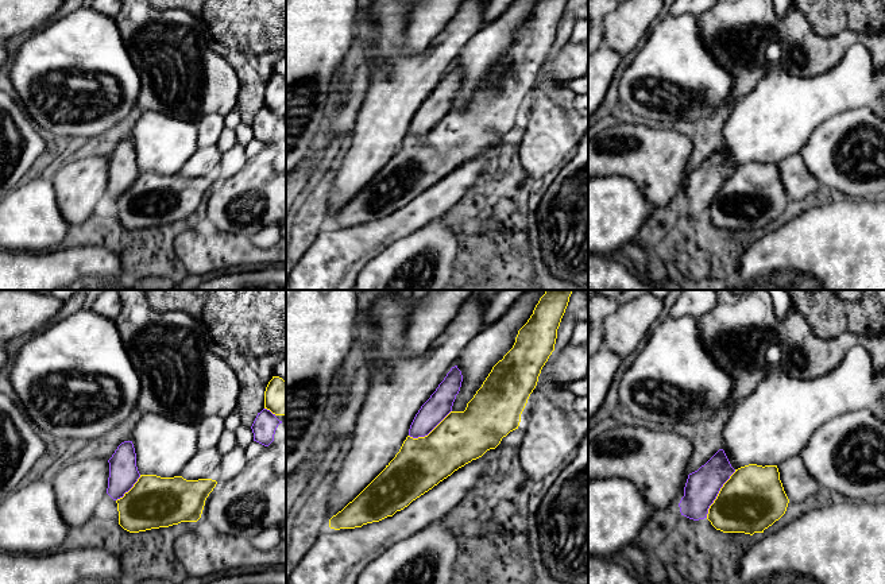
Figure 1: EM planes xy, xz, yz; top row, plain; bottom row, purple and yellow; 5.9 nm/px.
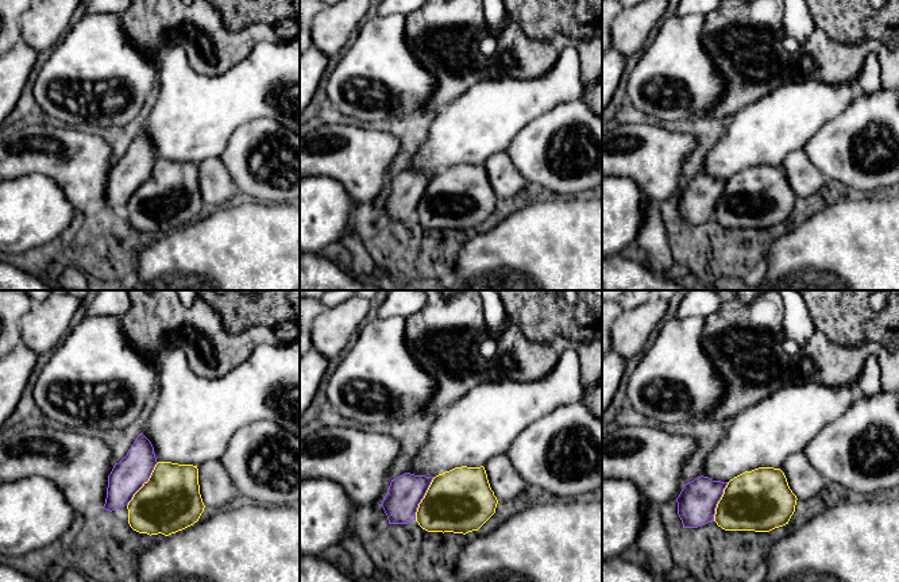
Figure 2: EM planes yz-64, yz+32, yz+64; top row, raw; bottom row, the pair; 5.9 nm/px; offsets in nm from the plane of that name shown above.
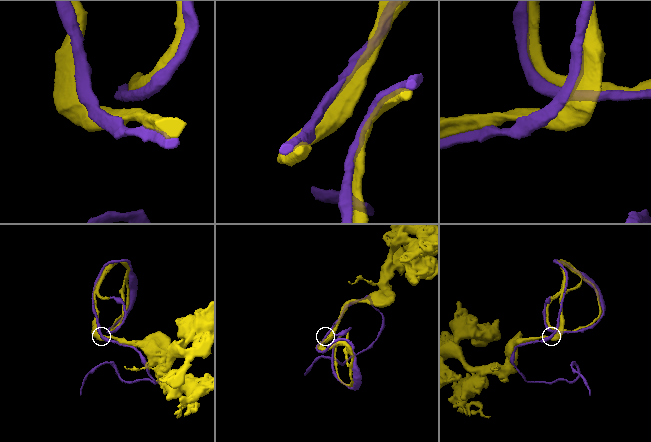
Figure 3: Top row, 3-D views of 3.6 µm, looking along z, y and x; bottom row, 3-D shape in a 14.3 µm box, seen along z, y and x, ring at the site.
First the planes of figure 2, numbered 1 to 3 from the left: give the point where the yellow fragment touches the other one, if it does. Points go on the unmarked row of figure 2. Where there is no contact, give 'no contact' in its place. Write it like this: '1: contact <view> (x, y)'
1: contact yz-64 (143, 180)
2: contact yz+32 (423, 195)
3: contact yz+64 (718, 197)

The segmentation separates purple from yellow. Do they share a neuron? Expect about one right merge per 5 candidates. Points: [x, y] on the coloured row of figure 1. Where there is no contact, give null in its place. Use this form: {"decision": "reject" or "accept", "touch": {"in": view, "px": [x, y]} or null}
{"decision": "accept", "touch": {"in": "yz", "px": [718, 492]}}

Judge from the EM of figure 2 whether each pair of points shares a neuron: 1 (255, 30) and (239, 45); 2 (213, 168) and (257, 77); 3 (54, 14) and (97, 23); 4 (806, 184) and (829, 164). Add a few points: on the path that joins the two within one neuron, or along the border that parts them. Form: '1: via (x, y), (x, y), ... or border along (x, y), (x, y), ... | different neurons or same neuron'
1: via (251, 34), (243, 41) | same neuron
2: border along (218, 157), (209, 157), (197, 164) | different neurons
3: border along (69, 29), (49, 50) | different neurons
4: border along (802, 150), (826, 180) | different neurons

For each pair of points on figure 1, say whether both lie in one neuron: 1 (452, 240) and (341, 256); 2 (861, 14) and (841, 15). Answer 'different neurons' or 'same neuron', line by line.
1: different neurons
2: same neuron

